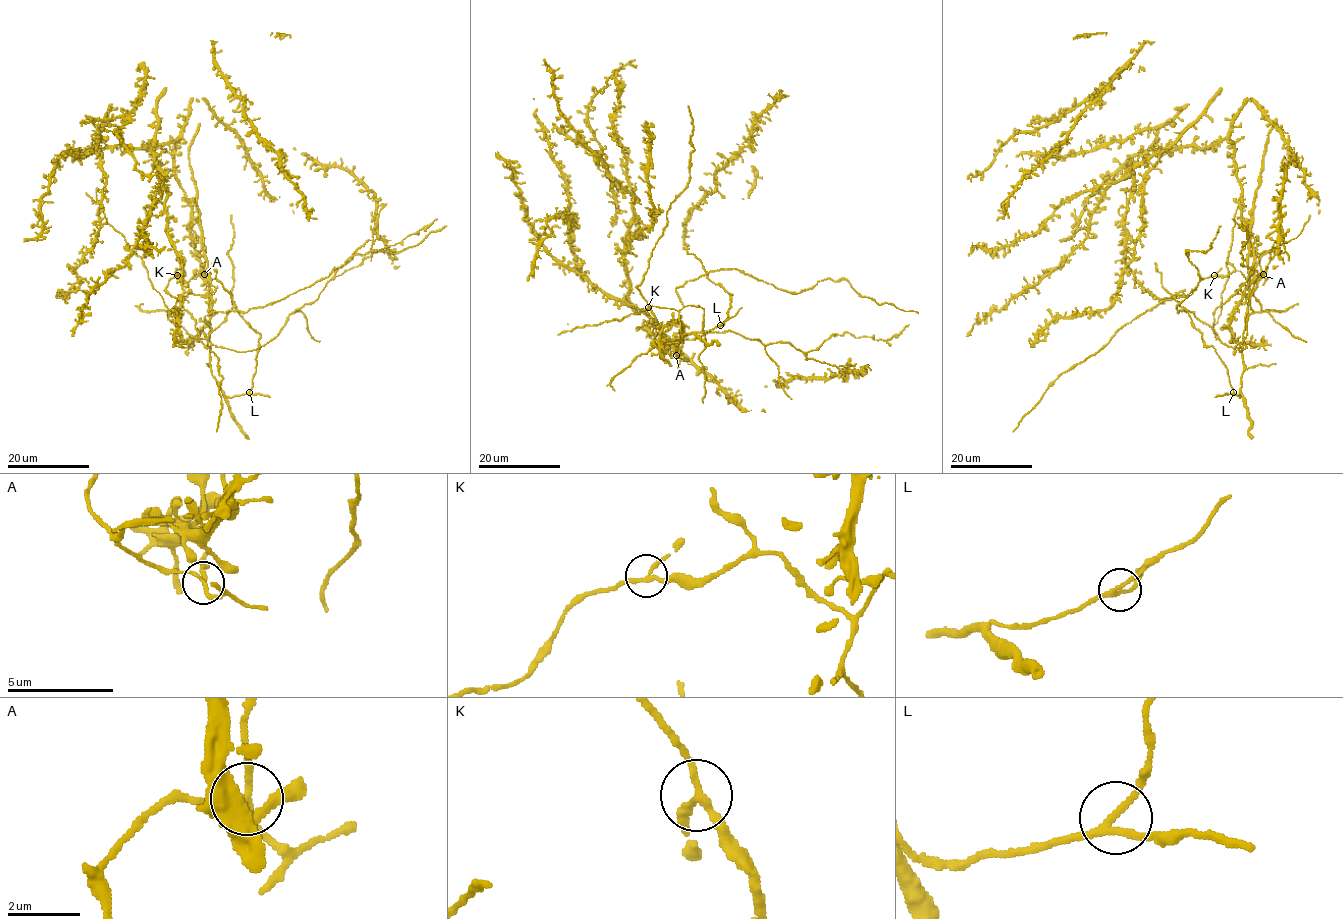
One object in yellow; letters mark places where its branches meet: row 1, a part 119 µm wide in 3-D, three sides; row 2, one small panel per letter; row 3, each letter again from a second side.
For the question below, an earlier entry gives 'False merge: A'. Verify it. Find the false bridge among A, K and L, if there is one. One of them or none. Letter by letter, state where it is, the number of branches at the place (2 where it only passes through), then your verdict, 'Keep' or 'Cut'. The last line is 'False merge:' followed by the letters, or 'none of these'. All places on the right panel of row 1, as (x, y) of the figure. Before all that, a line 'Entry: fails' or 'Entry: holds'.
Entry: holds
A: Place: (1263, 274). Branches: 4. Cut
K: Place: (1214, 275). Branches: 3. Keep
L: Place: (1233, 392). Branches: 3. Keep
False merge: A

